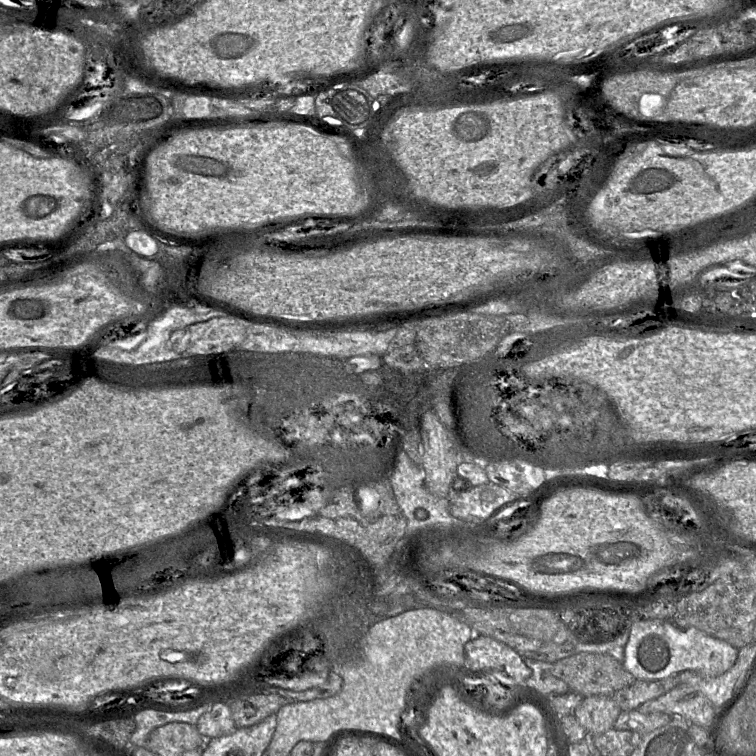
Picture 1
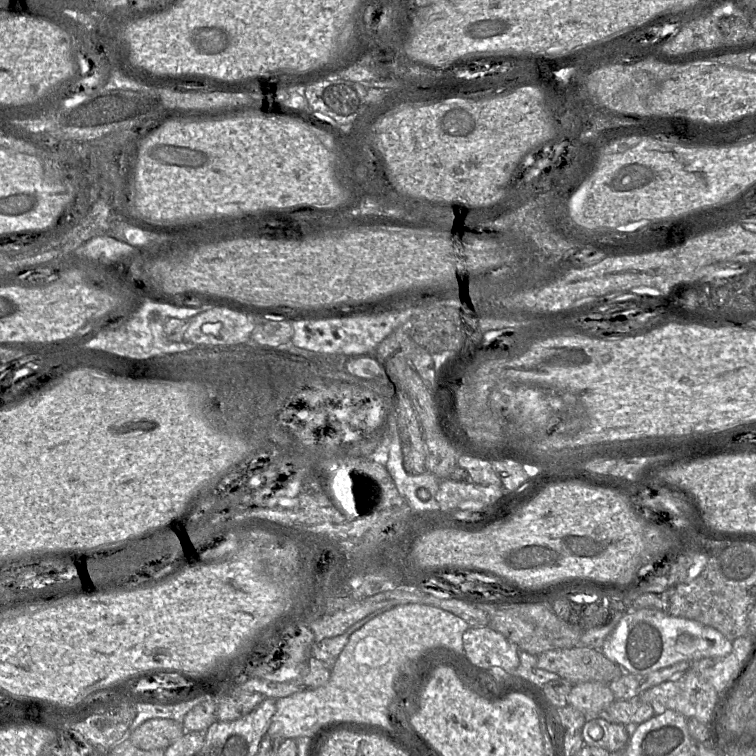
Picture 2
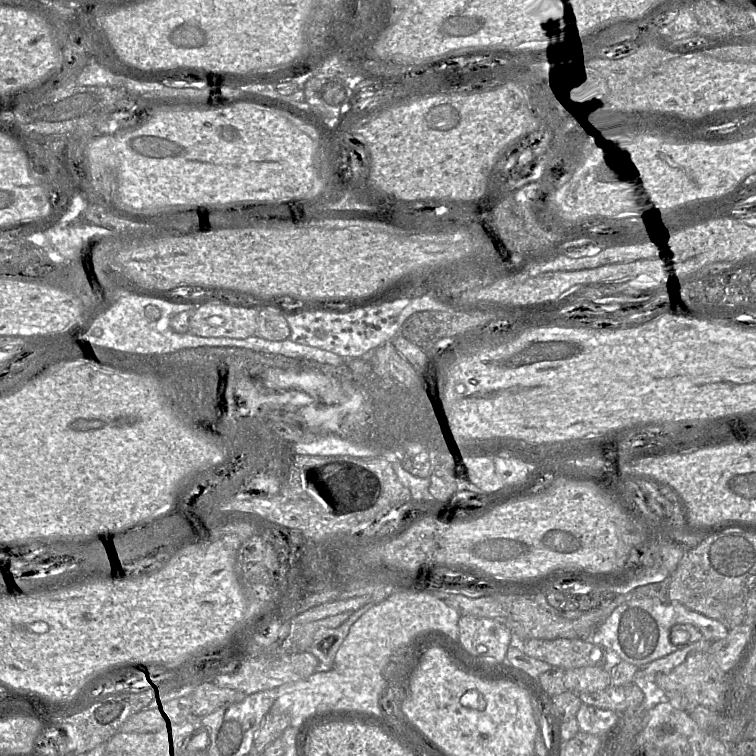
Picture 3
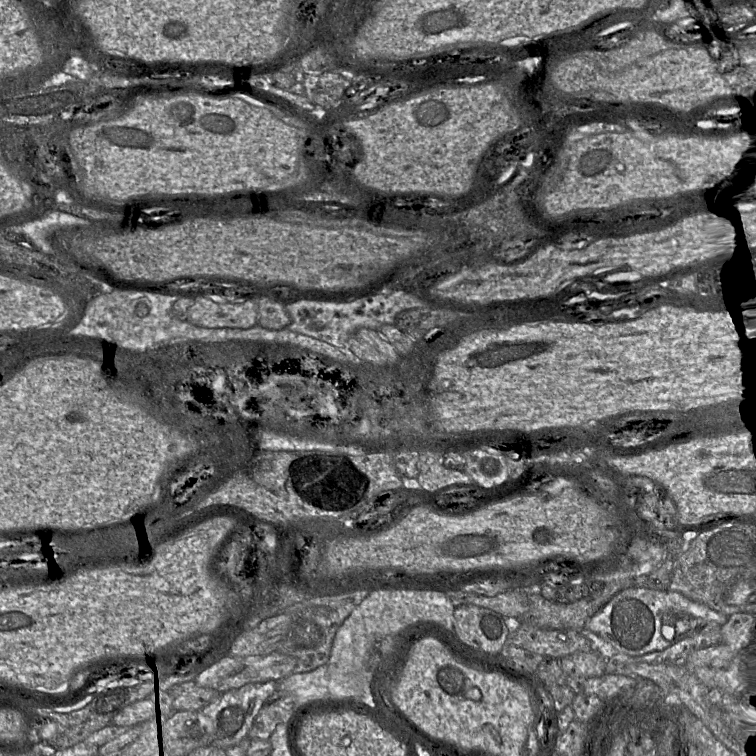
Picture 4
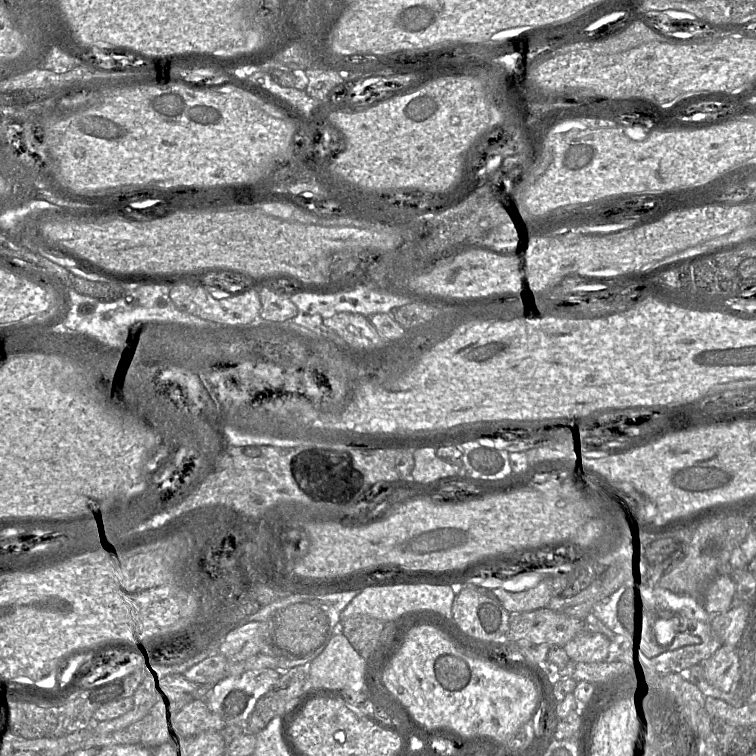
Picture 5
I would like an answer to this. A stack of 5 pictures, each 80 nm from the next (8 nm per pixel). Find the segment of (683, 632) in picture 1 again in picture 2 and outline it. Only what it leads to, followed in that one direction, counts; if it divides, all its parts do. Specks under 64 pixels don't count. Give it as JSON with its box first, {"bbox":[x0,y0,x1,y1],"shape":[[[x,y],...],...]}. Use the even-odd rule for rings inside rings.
{"bbox":[601,609,732,675],"shape":[[[641,609],[624,614],[601,648],[601,652],[624,672],[635,675],[647,675],[679,662],[720,659],[731,650],[732,642],[717,629],[657,609]],[[682,633],[692,636],[689,644],[677,643],[677,638]]]}

